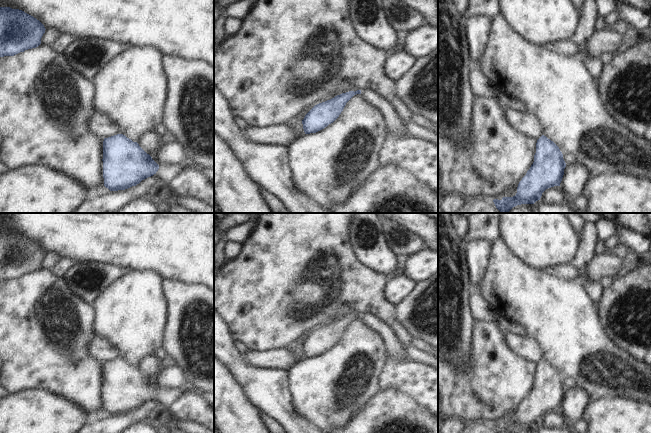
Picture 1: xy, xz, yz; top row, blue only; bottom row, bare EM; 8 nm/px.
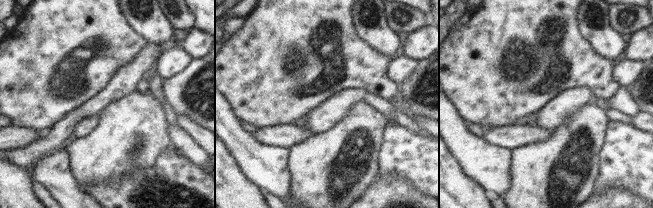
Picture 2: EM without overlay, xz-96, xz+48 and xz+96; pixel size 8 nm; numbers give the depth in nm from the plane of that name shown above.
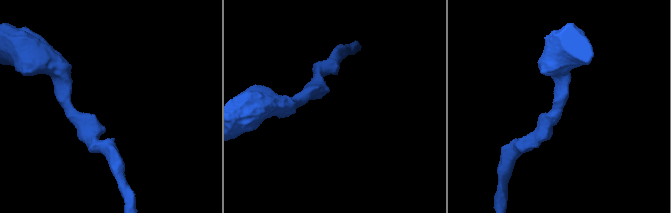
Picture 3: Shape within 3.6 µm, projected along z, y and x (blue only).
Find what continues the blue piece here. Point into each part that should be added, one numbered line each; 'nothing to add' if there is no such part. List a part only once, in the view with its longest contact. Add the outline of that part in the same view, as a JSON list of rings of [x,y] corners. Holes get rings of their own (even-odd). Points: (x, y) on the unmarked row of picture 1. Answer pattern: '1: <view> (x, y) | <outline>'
1: xy (166, 397) | [[[161,388],[159,389],[159,393],[156,396],[156,400],[161,404],[162,408],[167,408],[173,402],[175,402],[183,393],[183,388],[178,388],[176,390]]]

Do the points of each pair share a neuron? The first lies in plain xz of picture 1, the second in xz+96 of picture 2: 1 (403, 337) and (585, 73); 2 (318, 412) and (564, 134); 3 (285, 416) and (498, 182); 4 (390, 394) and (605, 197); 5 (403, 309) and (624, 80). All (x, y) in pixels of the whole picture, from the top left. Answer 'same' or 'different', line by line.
1: same
2: same
3: same
4: same
5: different

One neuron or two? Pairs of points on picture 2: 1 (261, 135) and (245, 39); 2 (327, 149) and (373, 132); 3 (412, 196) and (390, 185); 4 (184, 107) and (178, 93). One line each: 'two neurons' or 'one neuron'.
1: two neurons
2: one neuron
3: one neuron
4: one neuron

